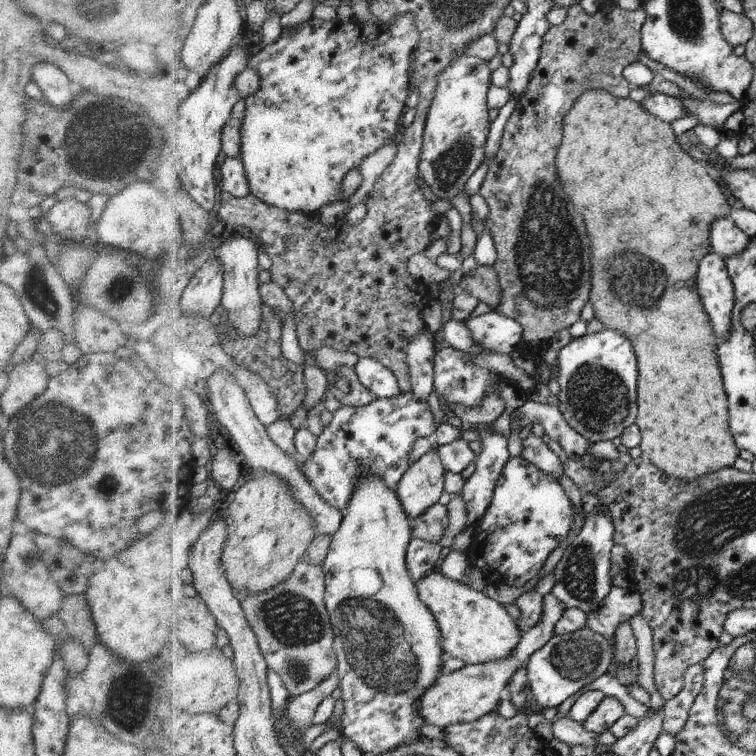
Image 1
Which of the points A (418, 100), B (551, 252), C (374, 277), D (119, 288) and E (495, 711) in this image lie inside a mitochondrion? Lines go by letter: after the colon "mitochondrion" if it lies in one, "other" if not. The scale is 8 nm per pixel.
A: other
B: mitochondrion
C: mitochondrion
D: mitochondrion
E: other

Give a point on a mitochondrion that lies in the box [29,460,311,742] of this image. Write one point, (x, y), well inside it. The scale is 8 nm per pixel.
(123, 703)

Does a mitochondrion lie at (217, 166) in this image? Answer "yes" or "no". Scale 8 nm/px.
no

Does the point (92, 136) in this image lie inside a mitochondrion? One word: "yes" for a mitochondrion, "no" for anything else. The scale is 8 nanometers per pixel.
yes

